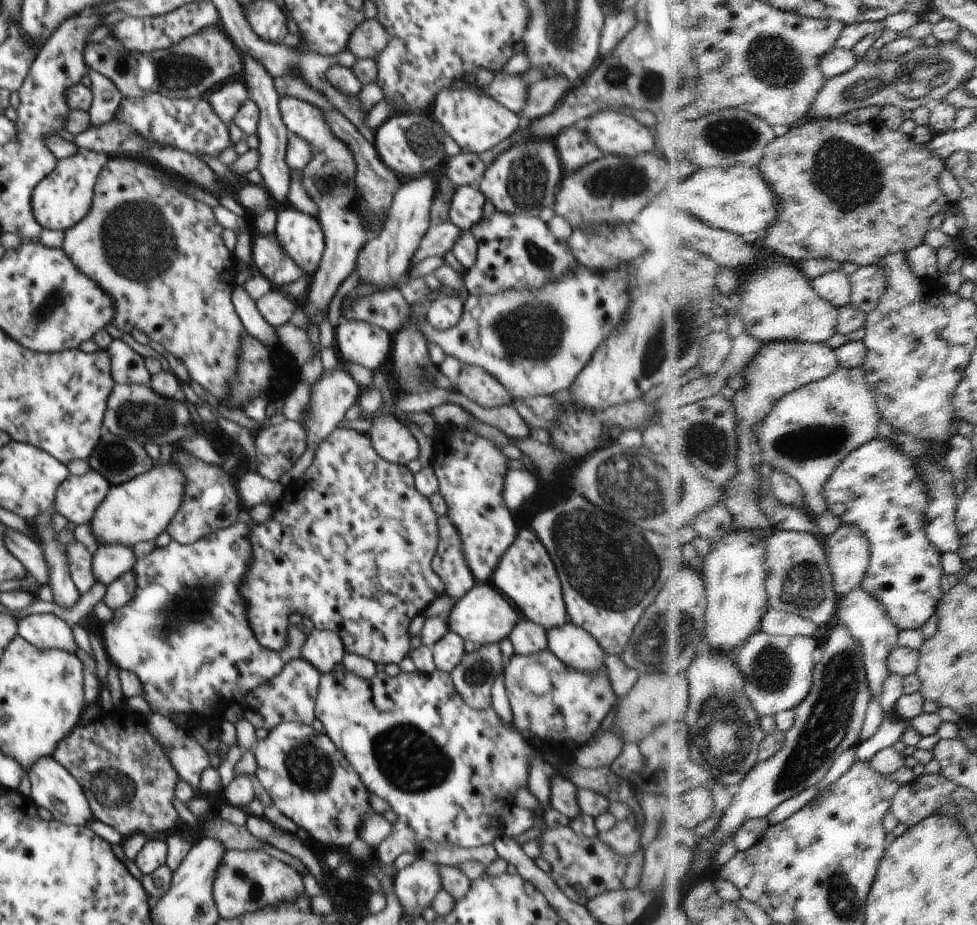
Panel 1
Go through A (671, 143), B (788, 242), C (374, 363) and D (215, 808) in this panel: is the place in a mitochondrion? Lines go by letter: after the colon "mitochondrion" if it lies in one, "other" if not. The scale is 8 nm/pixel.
A: other
B: other
C: other
D: other

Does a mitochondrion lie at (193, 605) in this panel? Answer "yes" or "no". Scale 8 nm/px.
yes

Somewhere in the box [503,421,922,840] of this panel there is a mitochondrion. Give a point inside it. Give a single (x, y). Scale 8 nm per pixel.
(602, 573)

